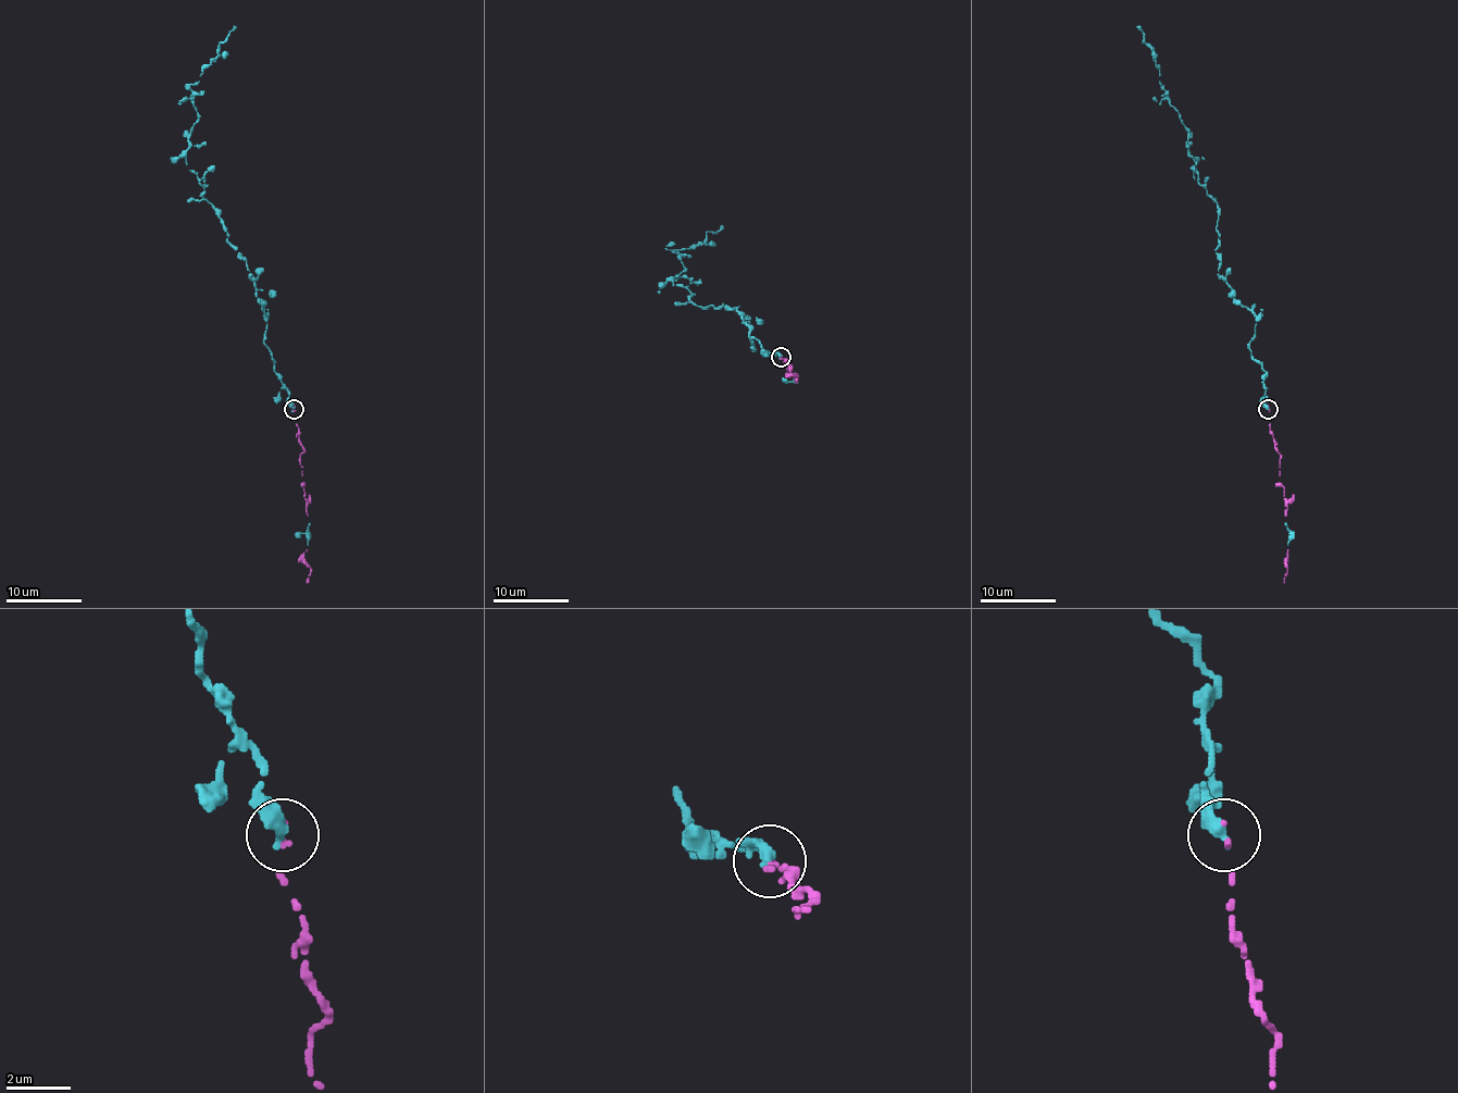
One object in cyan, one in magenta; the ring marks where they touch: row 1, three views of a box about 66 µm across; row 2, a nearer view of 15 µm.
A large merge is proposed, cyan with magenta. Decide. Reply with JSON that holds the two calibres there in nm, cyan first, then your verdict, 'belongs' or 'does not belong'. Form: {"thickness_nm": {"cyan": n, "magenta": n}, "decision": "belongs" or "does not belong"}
{"thickness_nm": {"cyan": 400, "magenta": 140}, "decision": "belongs"}

